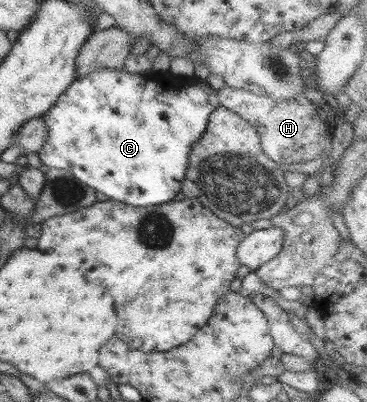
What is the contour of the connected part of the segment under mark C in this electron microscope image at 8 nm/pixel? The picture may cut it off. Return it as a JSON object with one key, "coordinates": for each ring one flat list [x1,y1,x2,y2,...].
{"coordinates":[[100,68,94,70,91,74,74,80,70,87,58,97,58,101,47,111,41,115,41,120,47,127,47,136,44,145,38,152,45,169,54,167,62,169,74,174,84,185,104,193,109,199,128,203,128,205,136,205,136,207,148,207,148,205,156,206,172,201,181,191,182,182,185,180,186,170,189,164,189,155,192,146,202,139,206,131,209,117,212,112,220,106,217,91,214,89,208,92,203,86,196,85,193,80,182,80,180,84,174,85,173,90,166,90,158,87,154,77,143,76,141,73,129,73,124,69]]}

